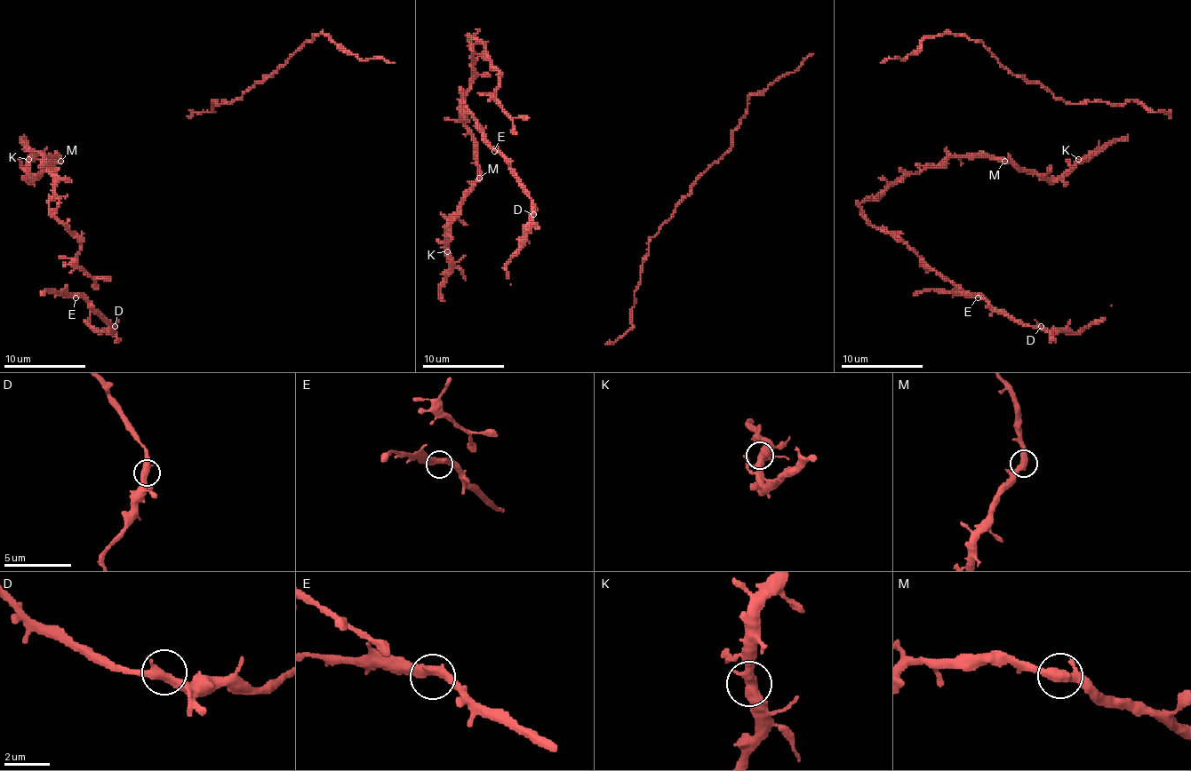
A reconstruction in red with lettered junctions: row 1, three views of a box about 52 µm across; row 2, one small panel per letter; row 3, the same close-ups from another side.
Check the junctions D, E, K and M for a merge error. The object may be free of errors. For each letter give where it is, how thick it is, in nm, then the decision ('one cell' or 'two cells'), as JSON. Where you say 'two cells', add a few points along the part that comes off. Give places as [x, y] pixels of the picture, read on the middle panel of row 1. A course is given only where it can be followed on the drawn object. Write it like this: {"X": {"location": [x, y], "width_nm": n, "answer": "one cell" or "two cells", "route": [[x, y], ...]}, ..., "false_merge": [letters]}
{"D": {"location": [533, 214], "width_nm": 400, "answer": "one cell"}, "E": {"location": [494, 151], "width_nm": 380, "answer": "one cell"}, "K": {"location": [447, 251], "width_nm": 440, "answer": "one cell"}, "M": {"location": [479, 178], "width_nm": 400, "answer": "one cell"}, "false_merge": []}

